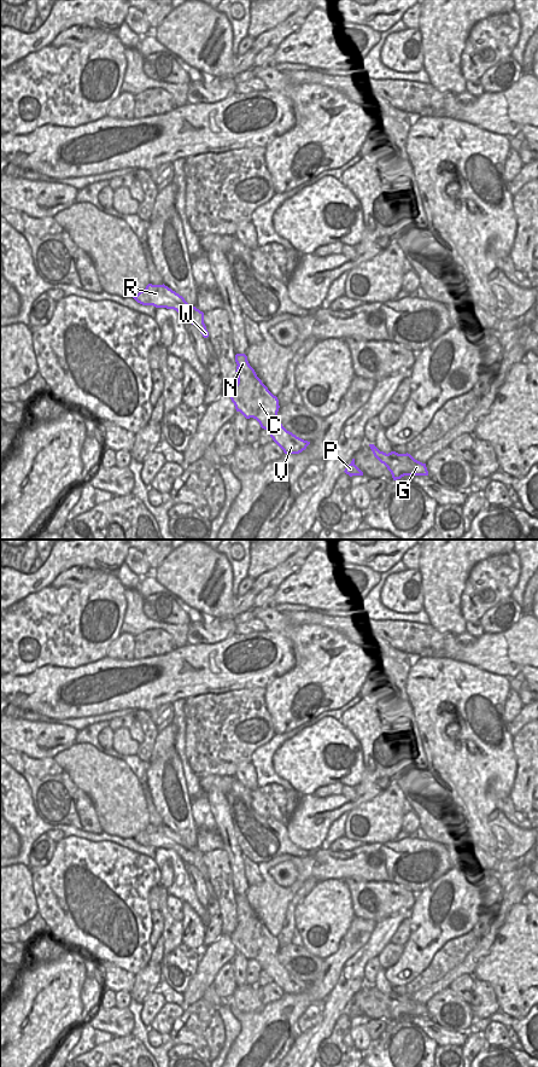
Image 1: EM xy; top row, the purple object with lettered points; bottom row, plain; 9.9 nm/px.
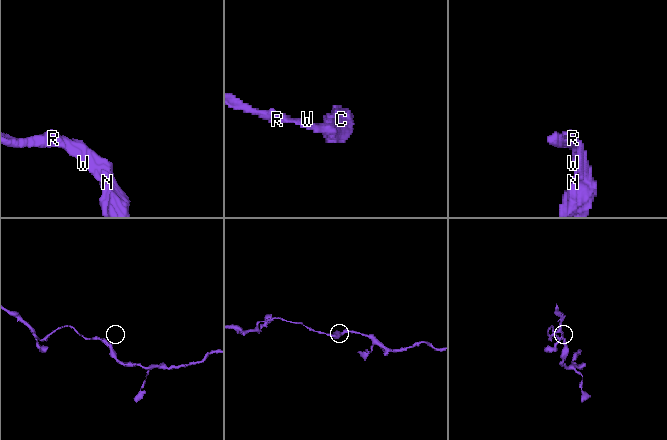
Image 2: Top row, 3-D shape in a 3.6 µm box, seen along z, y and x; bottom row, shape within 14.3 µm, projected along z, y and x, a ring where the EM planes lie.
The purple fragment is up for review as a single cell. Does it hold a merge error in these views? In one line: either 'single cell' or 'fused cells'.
single cell

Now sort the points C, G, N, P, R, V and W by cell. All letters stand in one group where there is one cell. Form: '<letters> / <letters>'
C G N P R V W

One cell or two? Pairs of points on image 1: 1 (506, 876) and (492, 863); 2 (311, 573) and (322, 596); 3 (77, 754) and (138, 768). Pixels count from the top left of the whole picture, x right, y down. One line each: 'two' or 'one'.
1: two
2: one
3: two

